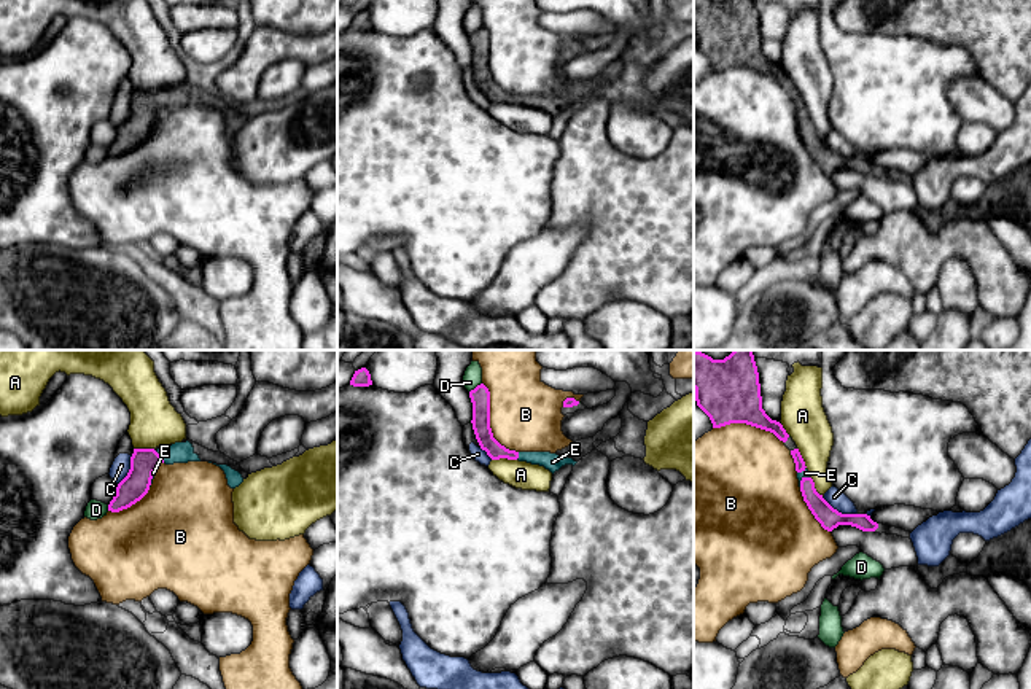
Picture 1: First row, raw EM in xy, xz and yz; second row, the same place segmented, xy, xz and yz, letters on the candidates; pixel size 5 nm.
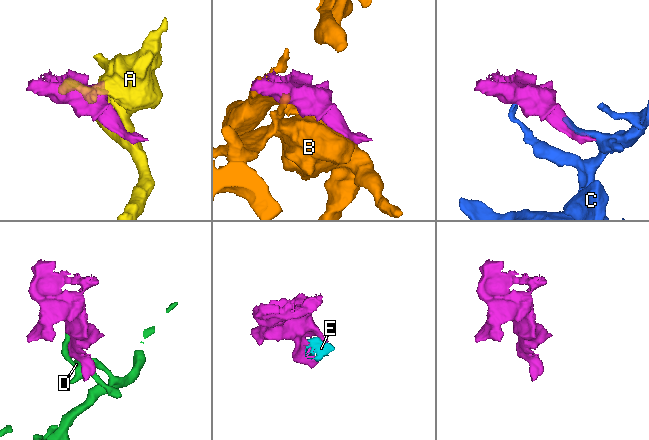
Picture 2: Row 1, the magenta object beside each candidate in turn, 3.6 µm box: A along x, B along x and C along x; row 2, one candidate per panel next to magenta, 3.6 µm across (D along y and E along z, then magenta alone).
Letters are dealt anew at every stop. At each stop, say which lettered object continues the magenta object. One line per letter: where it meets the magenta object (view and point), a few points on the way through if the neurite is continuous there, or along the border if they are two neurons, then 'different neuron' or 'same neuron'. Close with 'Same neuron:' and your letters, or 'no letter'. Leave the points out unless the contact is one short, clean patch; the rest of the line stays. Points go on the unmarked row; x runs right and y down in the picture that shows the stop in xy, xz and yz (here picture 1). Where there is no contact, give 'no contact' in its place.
A: contact xz (503, 101); different neuron
B: contact xz (489, 66); different neuron
C: contact yz (837, 155); different neuron
D: contact xz (476, 31); different neuron
E: contact xy (161, 101); way xy (143, 105), (161, 101), (180, 96); same neuron
Same neuron: E

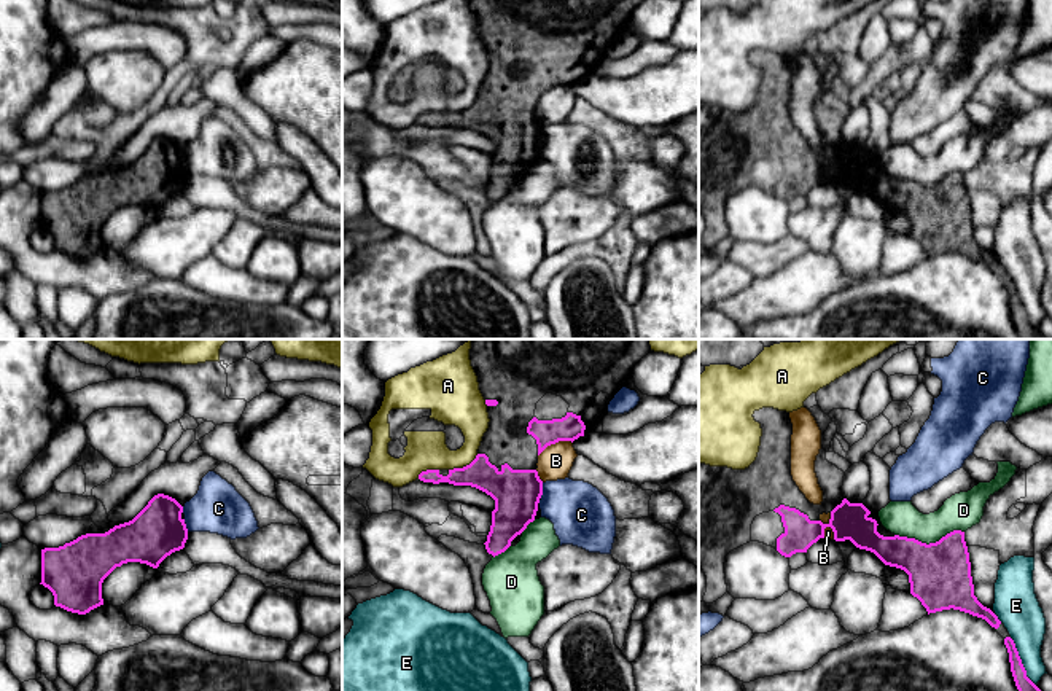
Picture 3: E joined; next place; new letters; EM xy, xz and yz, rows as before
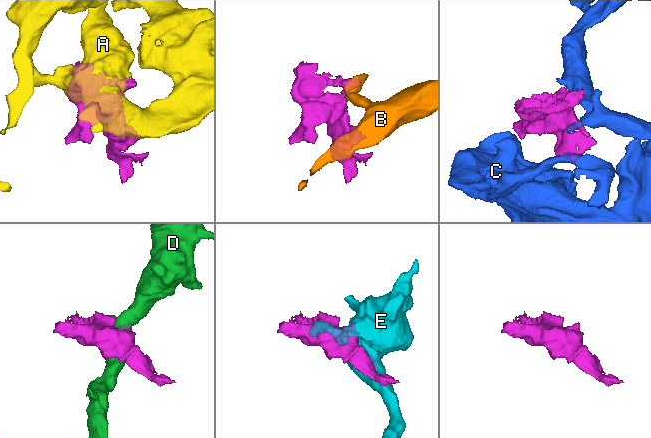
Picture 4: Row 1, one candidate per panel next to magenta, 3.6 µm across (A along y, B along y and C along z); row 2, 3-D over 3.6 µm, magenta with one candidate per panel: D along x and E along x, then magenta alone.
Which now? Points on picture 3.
A: contact xz (463, 110); different neuron
B: contact xz (554, 86); border xz (572, 85), (551, 86), (538, 99); different neuron
C: contact xz (541, 134); different neuron
D: contact yz (930, 187); different neuron
E: contact yz (1020, 304); different neuron
Same neuron: no letter

